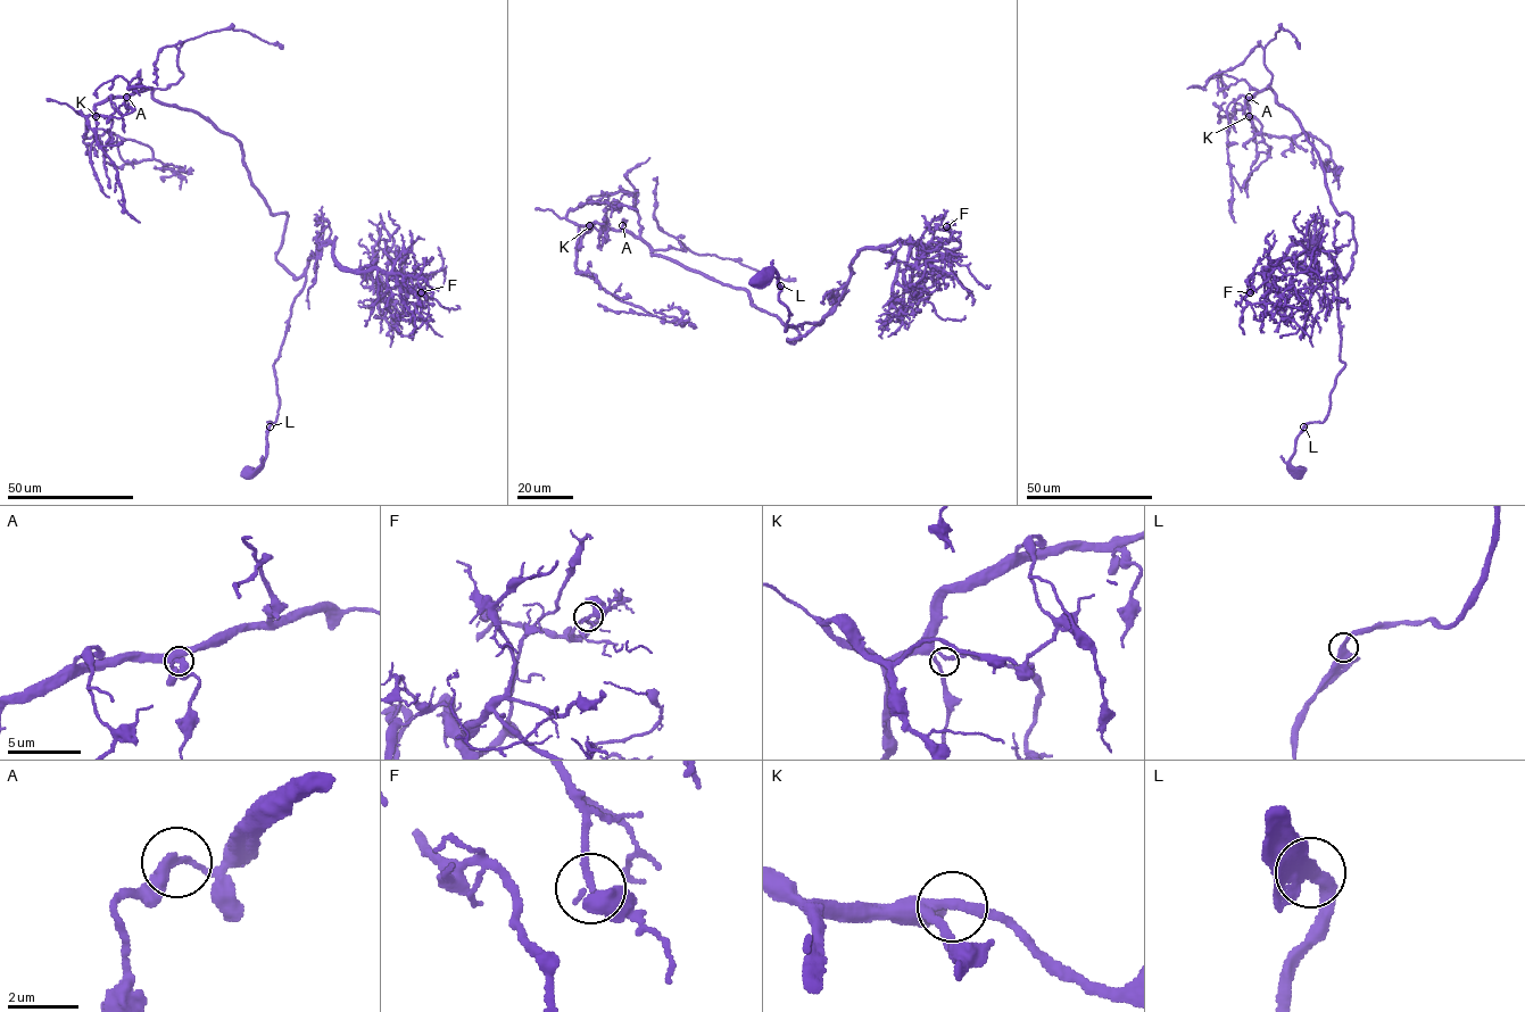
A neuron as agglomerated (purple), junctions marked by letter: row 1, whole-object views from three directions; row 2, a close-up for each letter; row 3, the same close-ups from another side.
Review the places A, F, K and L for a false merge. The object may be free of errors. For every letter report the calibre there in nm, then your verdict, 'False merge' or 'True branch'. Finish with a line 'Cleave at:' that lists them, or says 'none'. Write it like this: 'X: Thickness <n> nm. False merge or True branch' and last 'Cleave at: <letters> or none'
A: Thickness 320 nm. True branch
F: Thickness 280 nm. True branch
K: Thickness 240 nm. True branch
L: Thickness 280 nm. True branch
Cleave at: none

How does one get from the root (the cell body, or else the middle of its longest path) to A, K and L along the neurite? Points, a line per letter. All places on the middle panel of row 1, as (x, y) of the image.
A: (757, 280), (778, 274), (785, 331), (820, 322), (790, 342), (798, 332), (745, 290), (653, 255), (623, 225)
K: (757, 280), (778, 274), (785, 331), (820, 322), (790, 342), (798, 332), (745, 290), (589, 225)
L: (757, 280), (760, 274), (773, 271), (780, 285)

